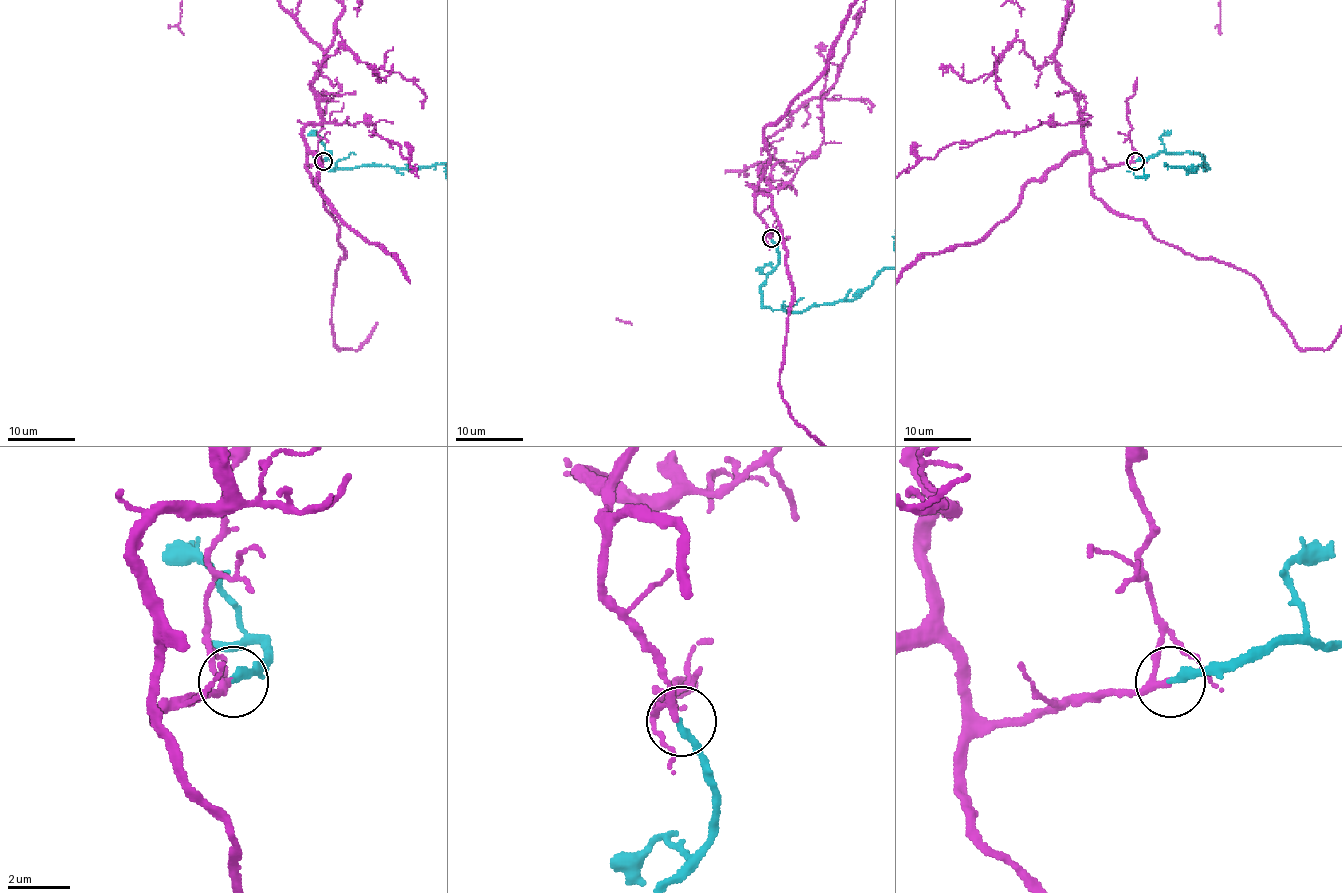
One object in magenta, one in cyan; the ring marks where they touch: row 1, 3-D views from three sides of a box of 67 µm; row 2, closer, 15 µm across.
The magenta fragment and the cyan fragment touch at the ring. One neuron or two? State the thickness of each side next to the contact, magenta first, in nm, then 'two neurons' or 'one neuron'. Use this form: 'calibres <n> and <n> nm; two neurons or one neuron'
calibres 190 and 260 nm; one neuron

